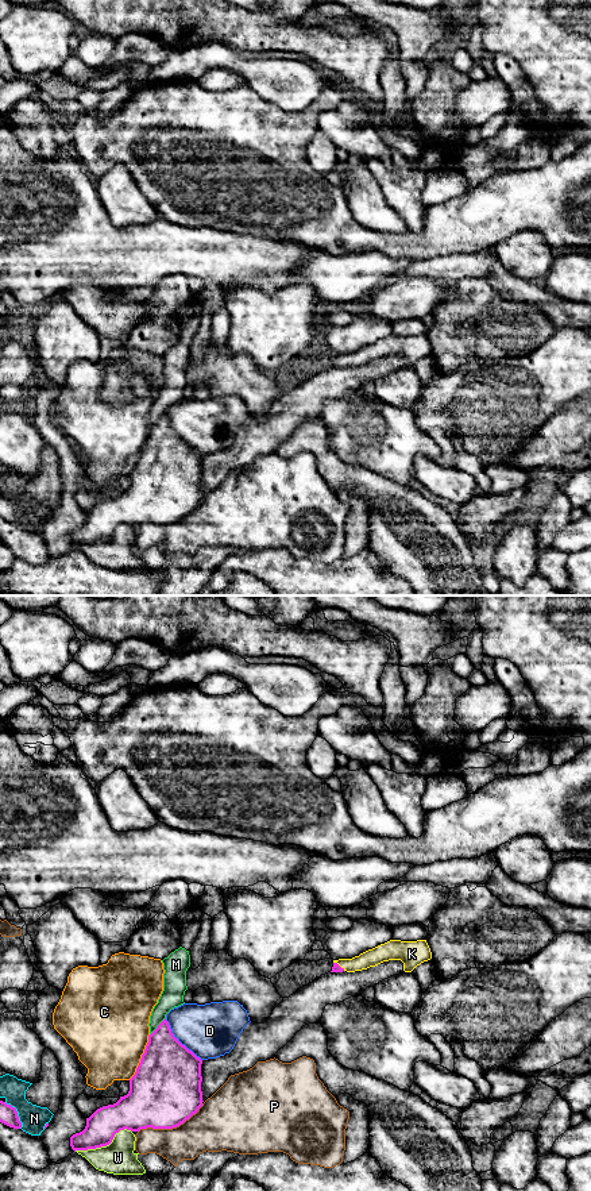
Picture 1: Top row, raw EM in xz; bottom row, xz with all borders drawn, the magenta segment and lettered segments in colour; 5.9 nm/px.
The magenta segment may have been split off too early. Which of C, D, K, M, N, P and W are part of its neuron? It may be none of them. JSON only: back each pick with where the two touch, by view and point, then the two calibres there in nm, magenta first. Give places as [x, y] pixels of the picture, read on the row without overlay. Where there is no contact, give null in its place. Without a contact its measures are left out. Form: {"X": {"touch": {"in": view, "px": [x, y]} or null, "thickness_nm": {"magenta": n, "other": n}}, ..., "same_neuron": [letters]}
{"K": {"touch": {"in": "xz", "px": [338, 359]}, "thickness_nm": {"magenta": 50, "other": 110}}, "same_neuron": ["K"]}

